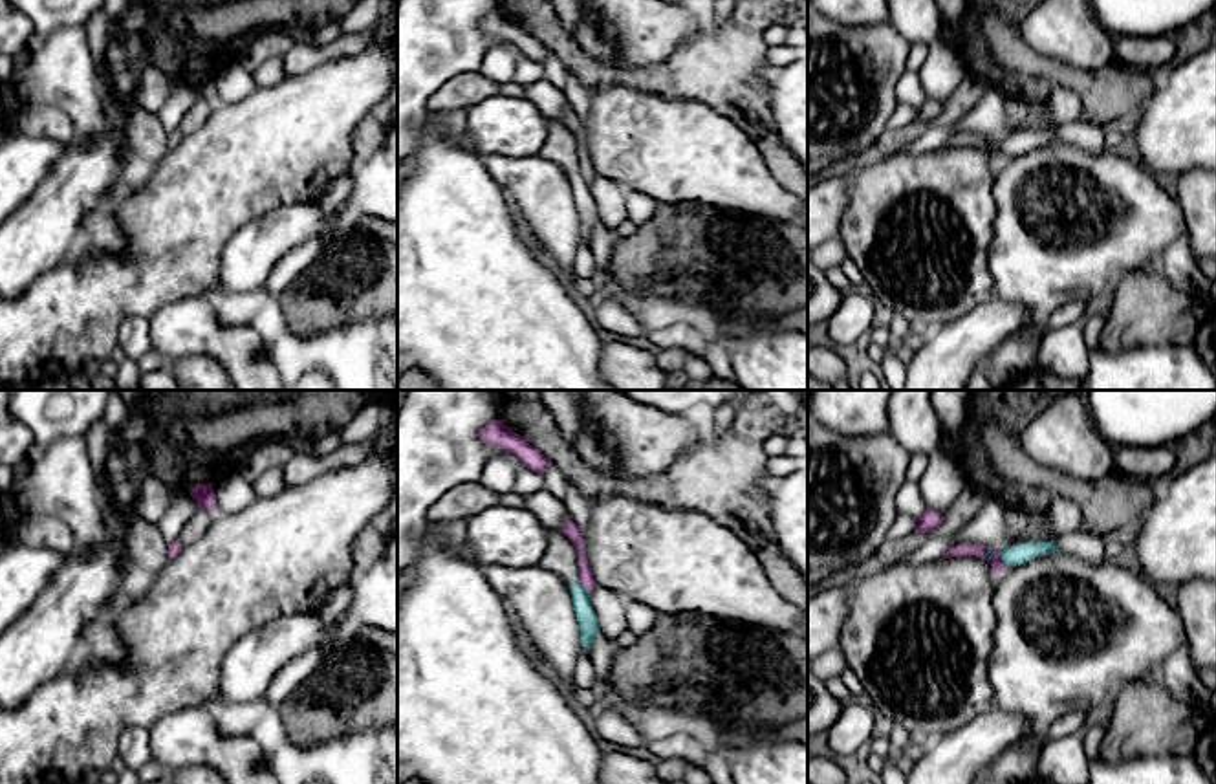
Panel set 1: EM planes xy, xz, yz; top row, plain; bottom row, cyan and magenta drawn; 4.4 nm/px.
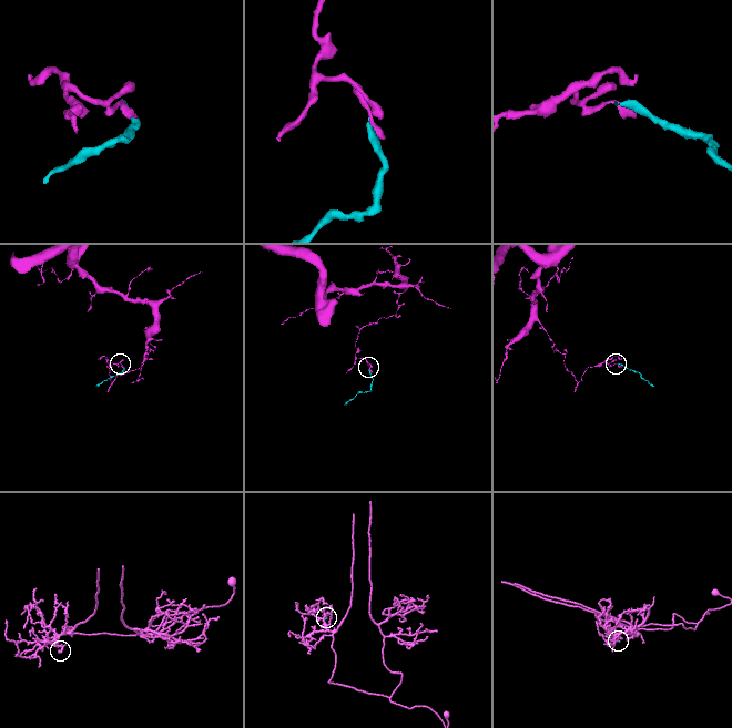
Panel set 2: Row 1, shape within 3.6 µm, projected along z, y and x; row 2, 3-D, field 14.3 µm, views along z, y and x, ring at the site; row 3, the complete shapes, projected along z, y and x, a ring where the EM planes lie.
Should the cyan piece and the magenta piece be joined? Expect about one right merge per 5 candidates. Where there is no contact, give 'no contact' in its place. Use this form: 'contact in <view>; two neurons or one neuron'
contact in yz; two neurons

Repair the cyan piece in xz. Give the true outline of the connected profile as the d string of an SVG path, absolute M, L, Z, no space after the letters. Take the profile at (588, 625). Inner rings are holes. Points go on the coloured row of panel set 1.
M548 531L548 548L540 559L540 566L570 586L581 643L590 652L593 639L601 634L601 626L590 595L579 583L581 568L577 550L564 533Z

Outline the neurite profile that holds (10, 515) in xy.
M11 491L0 495L0 542L9 544L15 526L24 515L20 513Z

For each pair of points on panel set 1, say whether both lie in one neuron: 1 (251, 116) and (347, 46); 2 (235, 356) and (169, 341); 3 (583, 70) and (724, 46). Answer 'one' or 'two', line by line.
1: two
2: one
3: one

